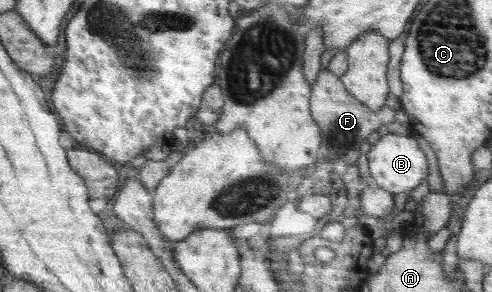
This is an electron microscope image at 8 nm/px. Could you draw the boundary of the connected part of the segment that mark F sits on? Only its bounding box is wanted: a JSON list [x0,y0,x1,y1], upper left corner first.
[311,68,396,166]

